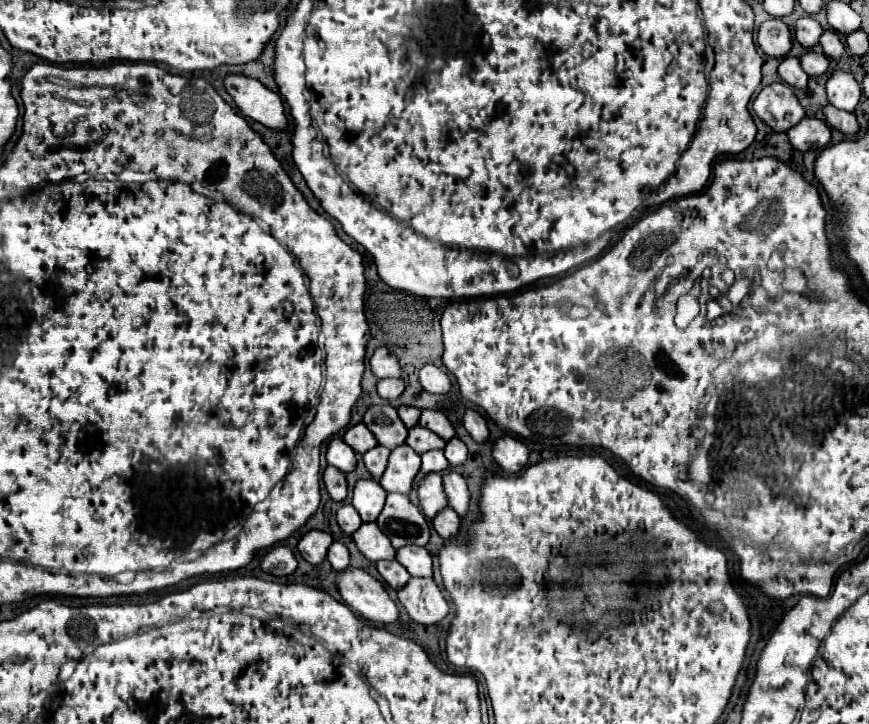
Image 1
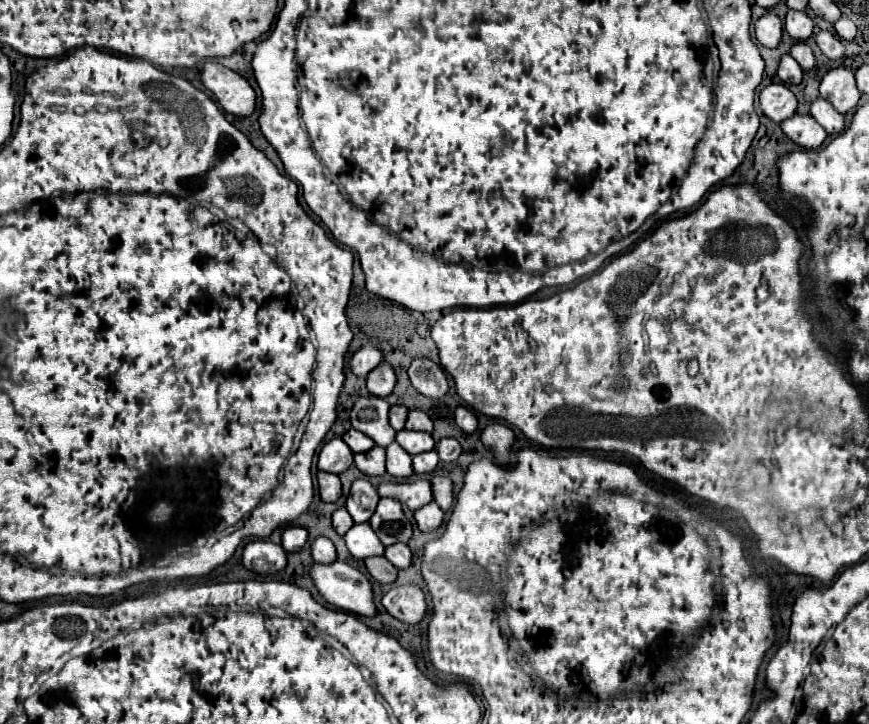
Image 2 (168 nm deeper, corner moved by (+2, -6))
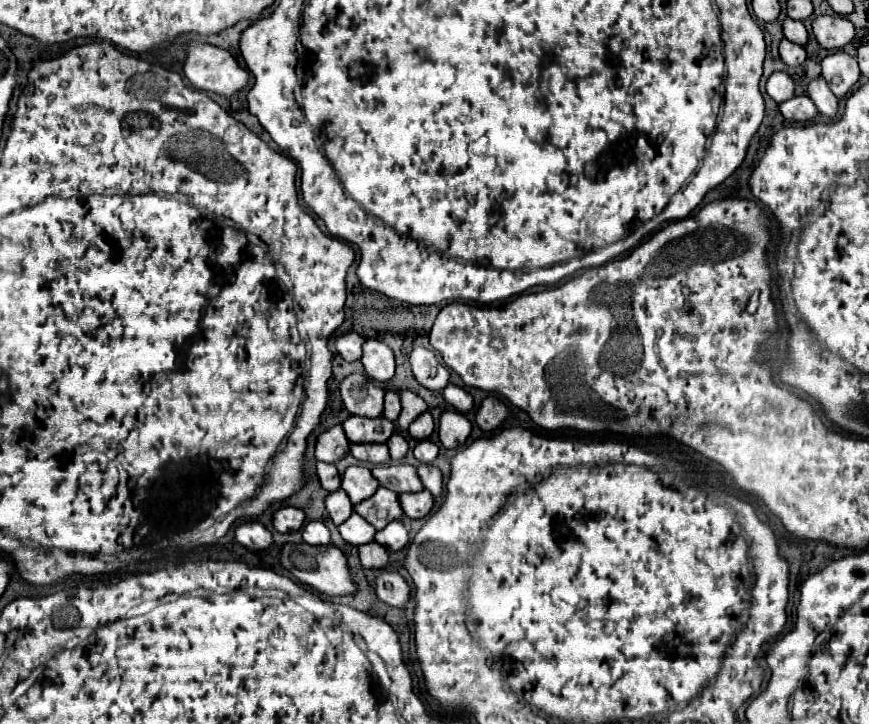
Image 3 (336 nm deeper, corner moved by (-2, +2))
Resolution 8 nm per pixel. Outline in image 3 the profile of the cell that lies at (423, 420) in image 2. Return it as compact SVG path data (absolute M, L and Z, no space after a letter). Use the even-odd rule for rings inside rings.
M409 390L401 392L401 394L399 394L399 400L401 400L401 414L399 414L399 418L397 418L397 428L399 428L399 430L407 430L409 424L411 424L421 412L427 410L427 404L423 402L421 396L417 396L415 392L409 392Z

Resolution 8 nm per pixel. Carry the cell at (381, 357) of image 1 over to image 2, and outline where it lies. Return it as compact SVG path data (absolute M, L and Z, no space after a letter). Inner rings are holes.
M363 346L359 352L353 354L351 358L351 370L357 374L357 376L367 376L371 370L375 370L381 362L383 362L383 354L373 348L373 346Z

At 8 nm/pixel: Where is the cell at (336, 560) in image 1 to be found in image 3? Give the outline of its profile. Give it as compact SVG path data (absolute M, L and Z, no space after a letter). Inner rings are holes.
M311 520L307 522L307 526L303 528L303 540L307 544L319 546L319 544L329 544L329 530L321 520Z

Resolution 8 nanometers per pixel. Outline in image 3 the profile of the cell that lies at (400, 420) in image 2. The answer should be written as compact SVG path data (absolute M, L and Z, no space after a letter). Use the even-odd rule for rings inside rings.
M385 392L385 406L383 406L383 416L391 422L397 420L397 414L401 412L401 404L399 404L399 394L397 392Z

